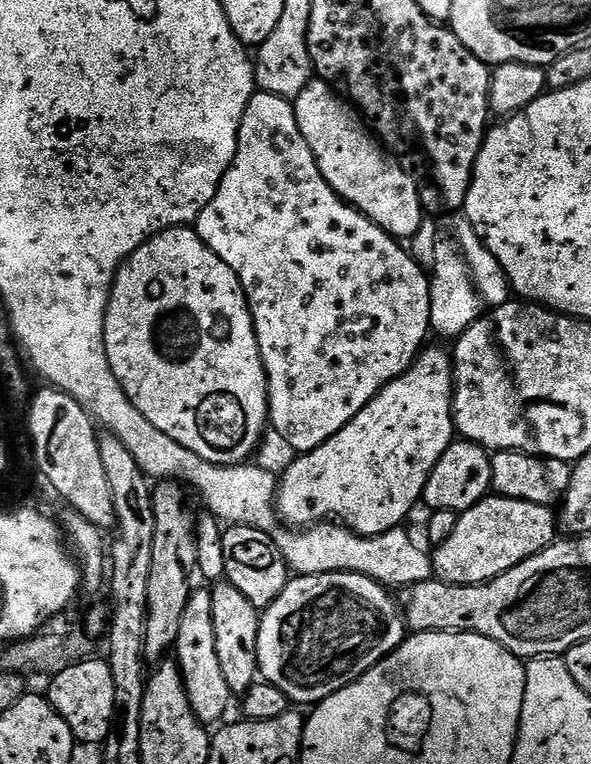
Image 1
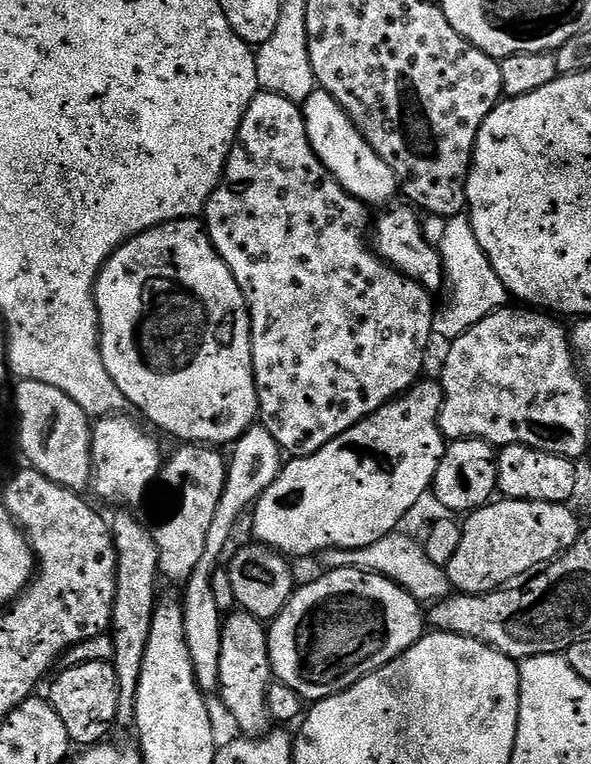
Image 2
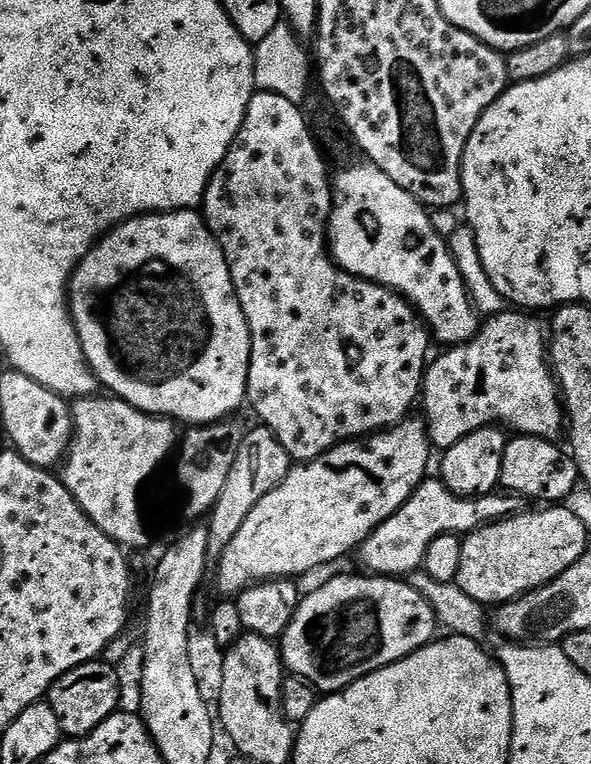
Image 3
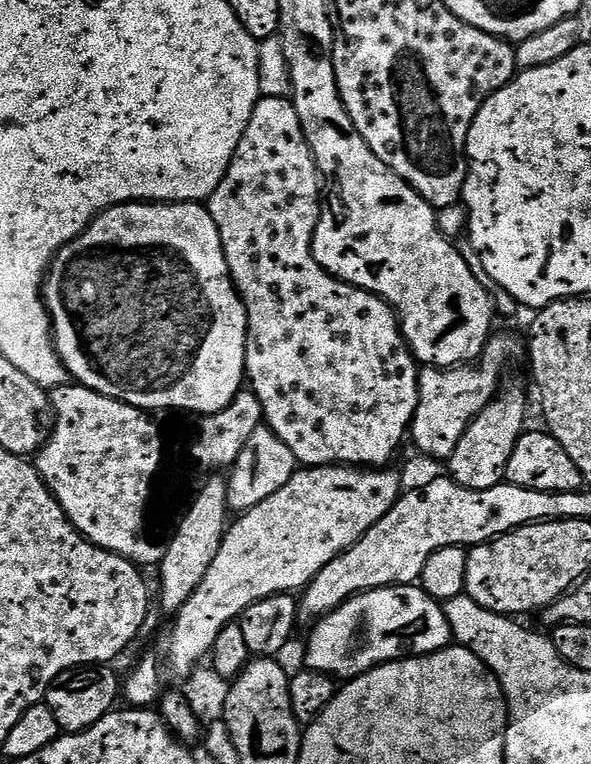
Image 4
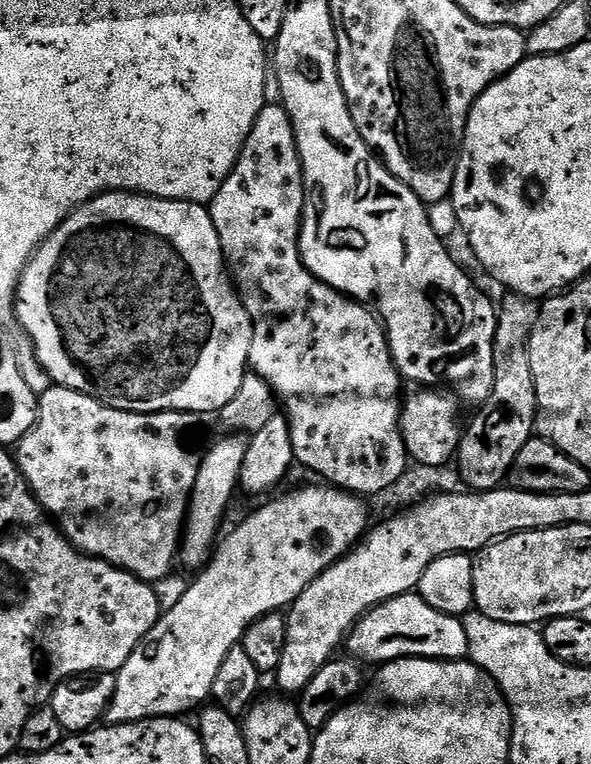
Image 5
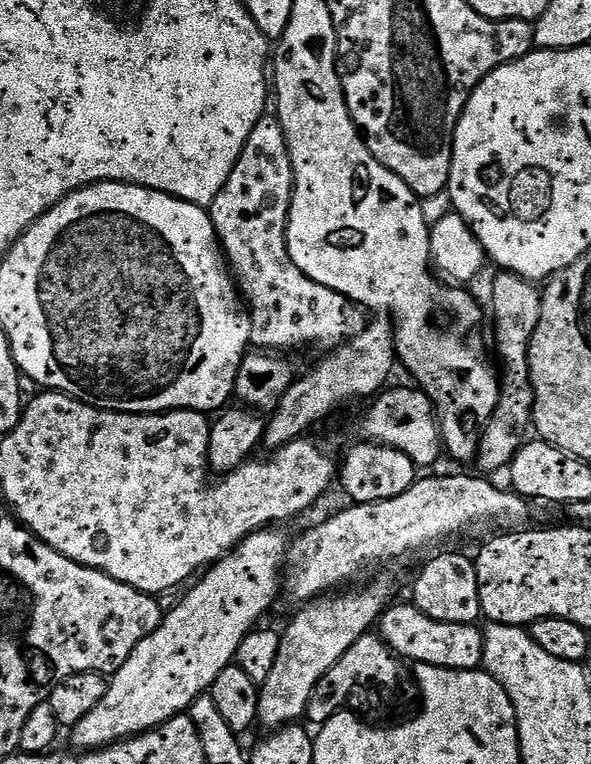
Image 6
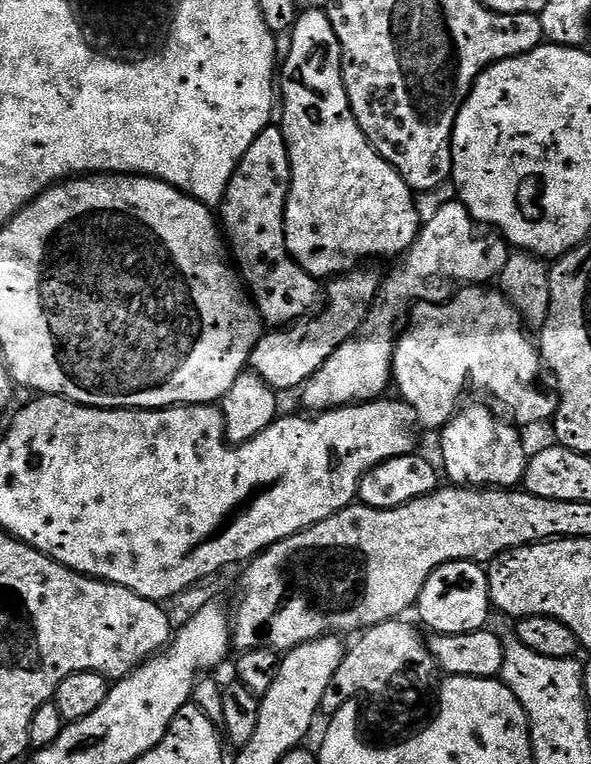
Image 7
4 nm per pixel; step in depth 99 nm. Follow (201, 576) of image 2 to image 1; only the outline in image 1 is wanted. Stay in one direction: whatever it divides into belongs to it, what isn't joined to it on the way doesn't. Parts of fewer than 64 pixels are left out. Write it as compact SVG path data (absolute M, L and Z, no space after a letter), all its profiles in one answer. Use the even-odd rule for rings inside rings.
M193 591L186 602L186 614L182 614L182 626L178 630L174 659L180 665L192 712L200 719L201 724L212 726L215 720L220 720L227 714L228 703L234 700L234 693L226 686L226 677L222 675L222 666L218 663L211 591Z

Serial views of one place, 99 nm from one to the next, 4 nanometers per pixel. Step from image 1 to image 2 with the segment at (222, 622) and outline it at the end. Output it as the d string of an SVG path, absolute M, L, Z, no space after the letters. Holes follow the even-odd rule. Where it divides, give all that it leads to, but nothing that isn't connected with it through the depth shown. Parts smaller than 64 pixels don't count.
M233 610L223 617L222 658L218 658L220 687L218 697L232 720L248 738L268 735L274 721L268 709L268 688L273 684L272 663L268 649L268 628L254 614Z

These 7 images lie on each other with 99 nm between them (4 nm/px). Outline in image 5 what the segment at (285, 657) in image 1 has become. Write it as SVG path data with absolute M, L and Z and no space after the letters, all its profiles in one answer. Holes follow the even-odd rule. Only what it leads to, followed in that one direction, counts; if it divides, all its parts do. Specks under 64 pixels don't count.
M415 591L382 602L361 616L348 634L346 648L357 661L369 660L383 666L389 660L407 660L414 656L462 660L468 656L468 639L461 617L447 616L430 606Z

